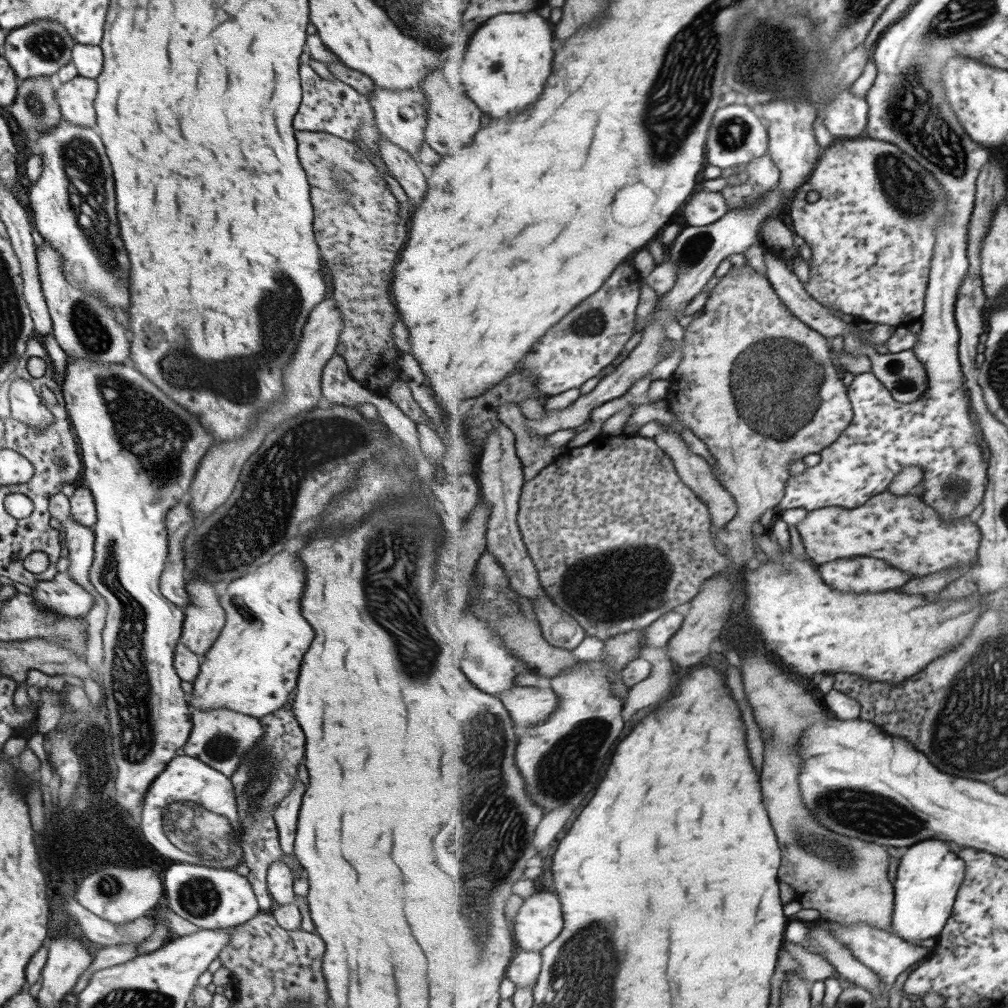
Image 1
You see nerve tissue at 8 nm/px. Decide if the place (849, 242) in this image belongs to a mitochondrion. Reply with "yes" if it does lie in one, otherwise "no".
no

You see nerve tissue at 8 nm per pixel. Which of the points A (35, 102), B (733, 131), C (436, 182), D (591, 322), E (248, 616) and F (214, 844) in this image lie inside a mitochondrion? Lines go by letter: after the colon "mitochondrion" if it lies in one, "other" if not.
A: mitochondrion
B: mitochondrion
C: other
D: mitochondrion
E: mitochondrion
F: mitochondrion

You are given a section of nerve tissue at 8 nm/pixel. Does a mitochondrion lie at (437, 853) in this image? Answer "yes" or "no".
no

